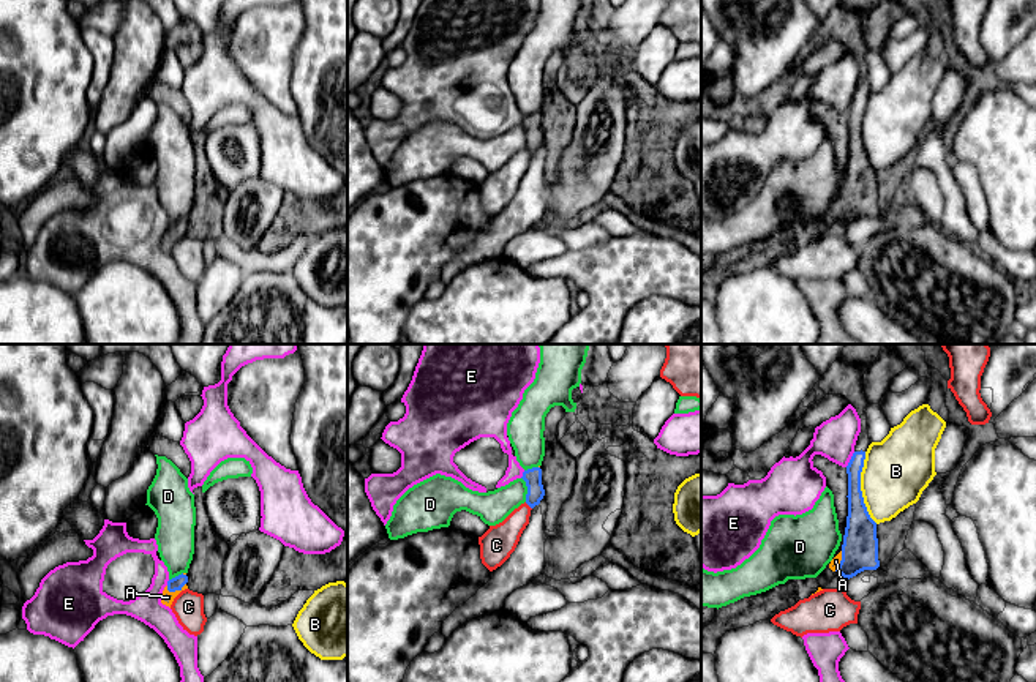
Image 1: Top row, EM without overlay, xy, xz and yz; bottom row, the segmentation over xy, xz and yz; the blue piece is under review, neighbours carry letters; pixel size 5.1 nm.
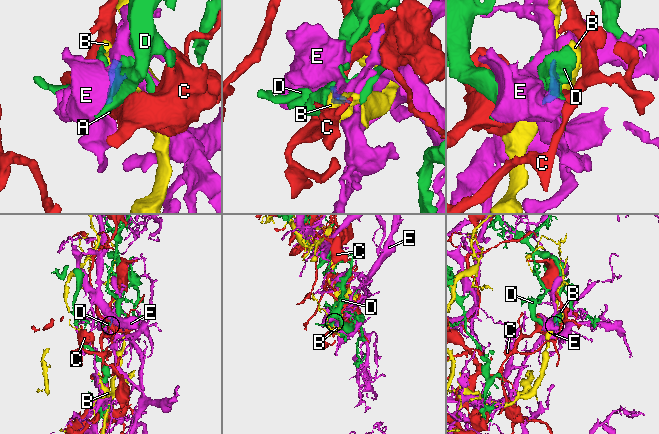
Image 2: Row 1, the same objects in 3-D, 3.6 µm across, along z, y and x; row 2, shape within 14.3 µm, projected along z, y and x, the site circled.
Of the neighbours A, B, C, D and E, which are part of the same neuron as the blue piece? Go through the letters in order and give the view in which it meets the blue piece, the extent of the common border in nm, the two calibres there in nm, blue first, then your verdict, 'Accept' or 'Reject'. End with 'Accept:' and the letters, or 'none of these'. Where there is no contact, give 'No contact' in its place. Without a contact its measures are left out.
A: Touches blue in xy. Shared border 110 nm. Thickness 70 nm (blue) against 70 nm. Accept
B: Touches blue in yz. Shared border 380 nm. Thickness 160 nm (blue) against 340 nm. Reject
C: Touches blue in xz. Shared border 50 nm. Thickness 90 nm (blue) against 170 nm. Reject
D: Touches blue in xz. Shared border 130 nm. Thickness 90 nm (blue) against 170 nm. Reject
E: Touches blue in yz. Shared border 90 nm. Thickness 90 nm (blue) against 200 nm. Reject
Accept: A

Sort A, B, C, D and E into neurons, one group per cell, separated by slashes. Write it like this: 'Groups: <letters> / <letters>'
Groups: A / B / C / D / E

